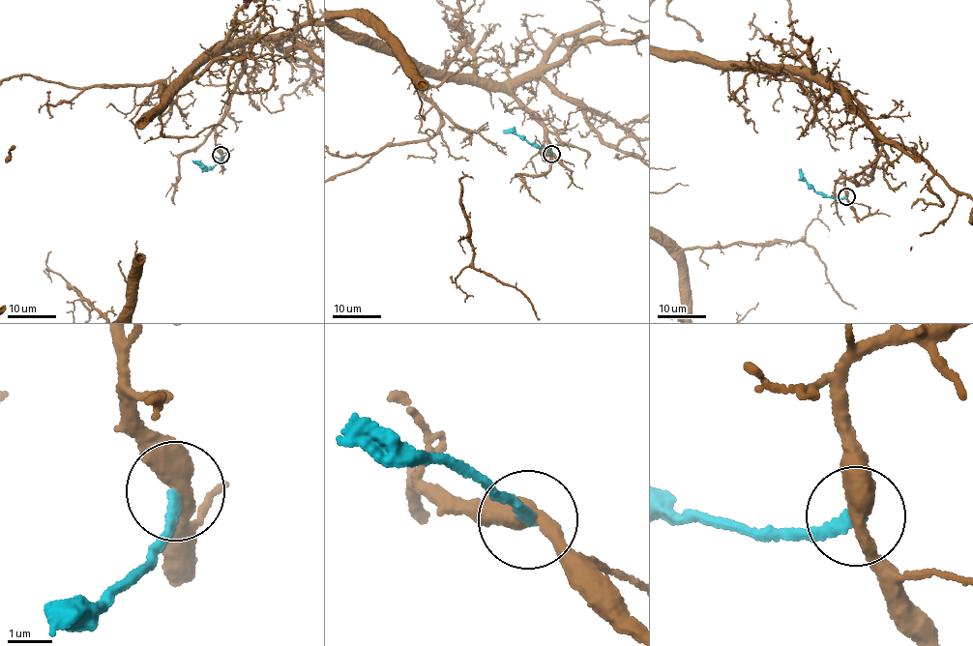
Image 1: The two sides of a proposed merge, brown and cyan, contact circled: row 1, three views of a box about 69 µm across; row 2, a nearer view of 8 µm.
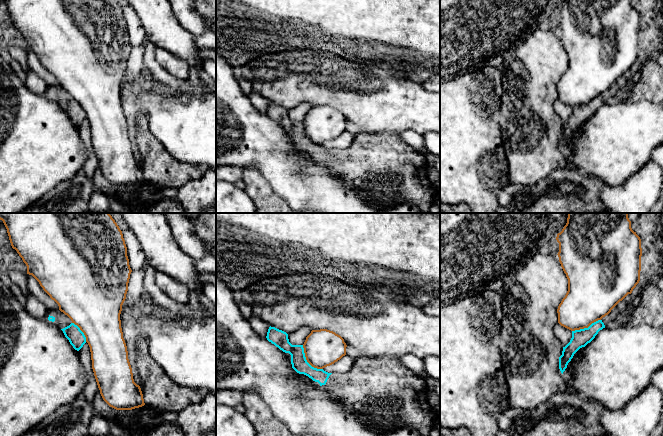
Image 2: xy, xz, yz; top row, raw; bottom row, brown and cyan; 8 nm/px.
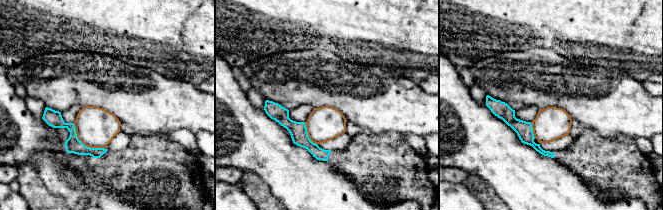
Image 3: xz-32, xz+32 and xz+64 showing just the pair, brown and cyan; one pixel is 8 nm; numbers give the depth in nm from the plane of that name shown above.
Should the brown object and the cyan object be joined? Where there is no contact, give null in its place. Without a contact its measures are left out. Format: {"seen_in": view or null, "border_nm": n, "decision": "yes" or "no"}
{"seen_in": "xz", "border_nm": 260, "decision": "no"}

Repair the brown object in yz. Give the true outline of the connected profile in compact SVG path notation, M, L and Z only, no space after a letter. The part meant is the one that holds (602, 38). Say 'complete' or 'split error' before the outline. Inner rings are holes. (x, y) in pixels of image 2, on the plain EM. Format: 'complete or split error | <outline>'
complete | M566 0L562 7L557 10L556 16L559 19L559 28L557 30L559 38L568 55L568 67L557 85L558 99L571 107L588 104L592 99L608 91L620 77L632 69L633 65L639 59L642 32L641 15L632 6L631 0Z

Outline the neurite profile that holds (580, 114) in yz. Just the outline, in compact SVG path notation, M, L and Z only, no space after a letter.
M641 69L628 70L601 96L592 99L588 104L572 107L572 114L563 123L562 131L559 133L559 145L561 149L563 150L574 130L580 124L590 119L600 106L605 103L615 104L628 100L635 84L640 80L640 76Z

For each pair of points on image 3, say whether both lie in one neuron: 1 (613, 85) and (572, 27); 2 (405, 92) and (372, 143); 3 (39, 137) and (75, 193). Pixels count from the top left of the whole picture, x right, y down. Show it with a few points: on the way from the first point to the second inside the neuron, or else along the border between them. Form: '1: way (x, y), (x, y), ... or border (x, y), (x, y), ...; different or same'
1: border (577, 61), (583, 64), (601, 65), (623, 72); different
2: border (362, 130), (368, 133), (398, 133), (401, 135); different
3: way (39, 152), (39, 159), (60, 182); same

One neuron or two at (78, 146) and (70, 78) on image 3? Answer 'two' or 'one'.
two

